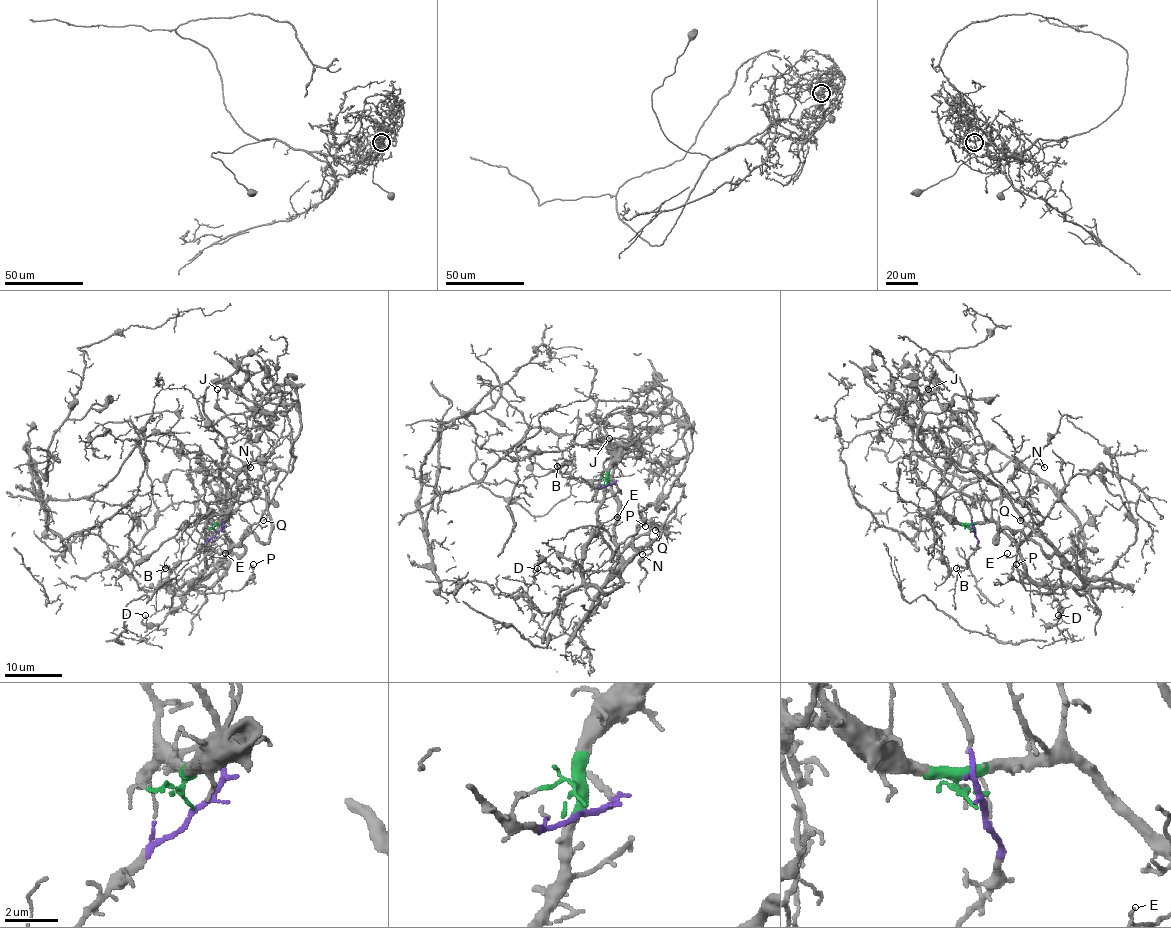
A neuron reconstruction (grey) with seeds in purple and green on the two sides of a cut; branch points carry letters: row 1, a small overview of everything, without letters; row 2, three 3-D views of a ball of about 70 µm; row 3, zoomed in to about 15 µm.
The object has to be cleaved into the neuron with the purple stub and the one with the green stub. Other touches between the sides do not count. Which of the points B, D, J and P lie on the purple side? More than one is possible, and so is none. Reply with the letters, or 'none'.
B

